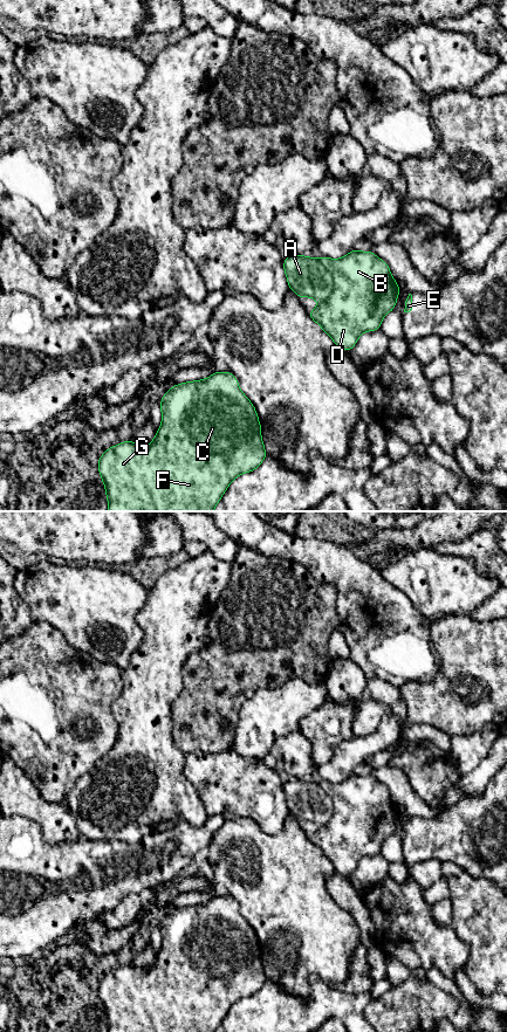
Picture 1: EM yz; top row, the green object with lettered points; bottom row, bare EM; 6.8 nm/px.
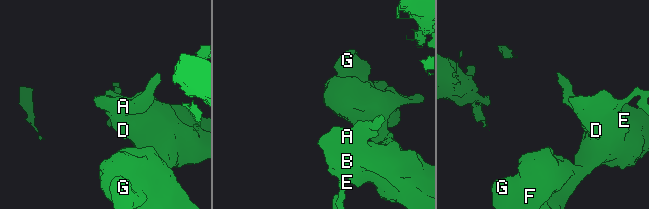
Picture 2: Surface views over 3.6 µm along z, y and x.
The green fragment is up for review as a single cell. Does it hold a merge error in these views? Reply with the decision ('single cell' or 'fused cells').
fused cells

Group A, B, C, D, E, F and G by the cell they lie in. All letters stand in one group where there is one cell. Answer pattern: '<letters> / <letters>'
A / B C D E F G

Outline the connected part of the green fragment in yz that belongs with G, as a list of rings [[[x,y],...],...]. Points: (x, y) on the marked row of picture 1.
[[[214,371],[206,379],[176,384],[163,395],[160,410],[162,425],[148,447],[123,441],[108,448],[97,461],[108,511],[213,511],[231,482],[255,470],[268,456],[256,410],[229,371]]]

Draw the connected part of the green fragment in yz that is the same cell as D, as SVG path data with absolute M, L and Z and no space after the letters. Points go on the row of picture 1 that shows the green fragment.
M354 249L337 260L322 255L320 262L331 276L331 294L328 300L308 311L308 315L340 350L350 351L363 332L381 330L383 317L396 307L400 288L392 277L389 264L371 250Z

